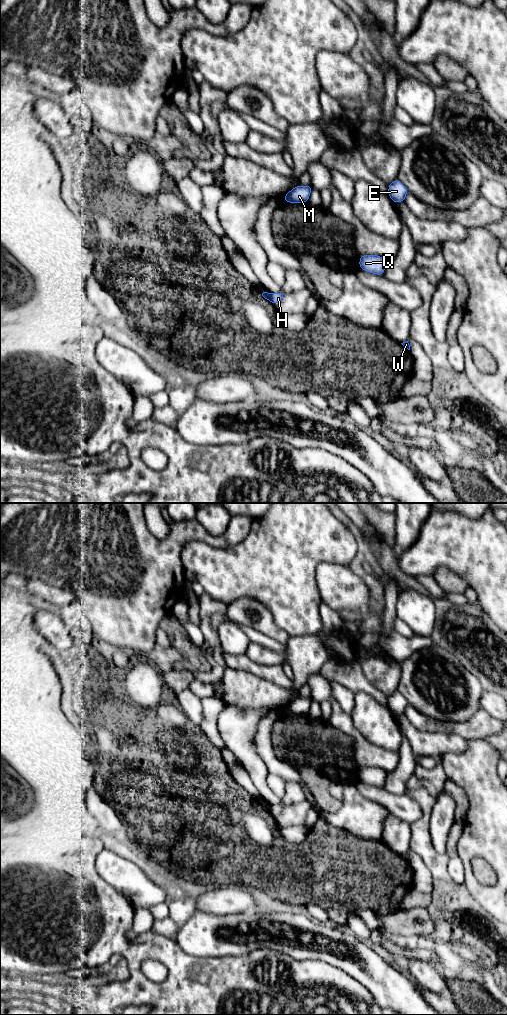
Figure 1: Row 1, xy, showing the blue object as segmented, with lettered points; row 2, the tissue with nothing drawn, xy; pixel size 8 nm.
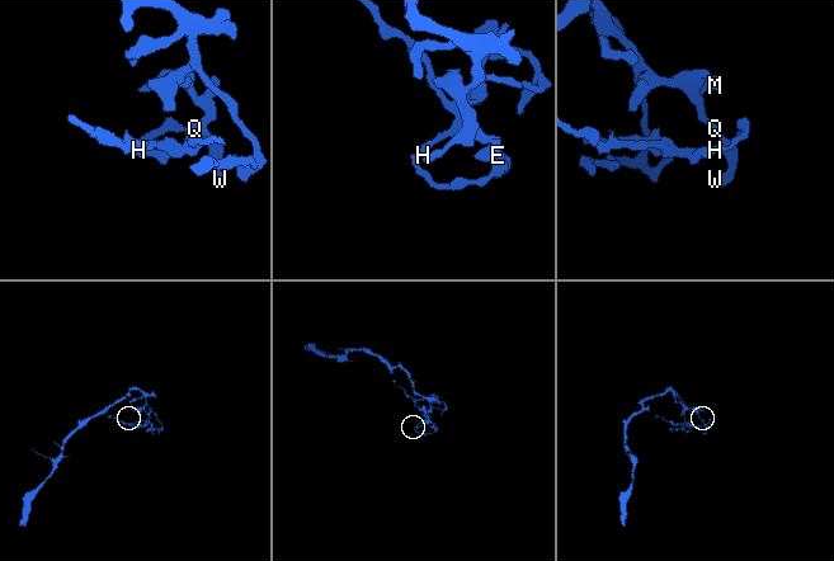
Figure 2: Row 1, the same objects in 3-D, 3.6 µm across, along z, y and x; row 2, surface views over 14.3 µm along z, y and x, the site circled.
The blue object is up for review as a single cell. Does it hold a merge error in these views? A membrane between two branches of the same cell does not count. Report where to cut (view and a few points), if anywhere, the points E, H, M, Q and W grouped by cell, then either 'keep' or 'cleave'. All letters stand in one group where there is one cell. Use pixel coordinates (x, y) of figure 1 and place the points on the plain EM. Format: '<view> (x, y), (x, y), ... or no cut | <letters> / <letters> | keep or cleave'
xy (270, 806), (267, 810) | E M Q W / H | cleave

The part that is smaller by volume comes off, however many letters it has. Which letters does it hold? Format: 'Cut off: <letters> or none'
Cut off: H

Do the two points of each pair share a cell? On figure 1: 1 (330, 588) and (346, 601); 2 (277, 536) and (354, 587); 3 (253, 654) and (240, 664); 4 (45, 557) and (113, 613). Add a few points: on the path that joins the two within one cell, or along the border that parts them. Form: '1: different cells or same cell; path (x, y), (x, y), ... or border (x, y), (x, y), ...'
1: same cell; path (334, 589), (342, 597)
2: different cells; border (343, 565), (322, 562), (316, 569), (317, 587)
3: different cells; border (245, 653), (255, 662), (271, 664)
4: same cell; path (67, 565), (87, 566), (112, 591)

